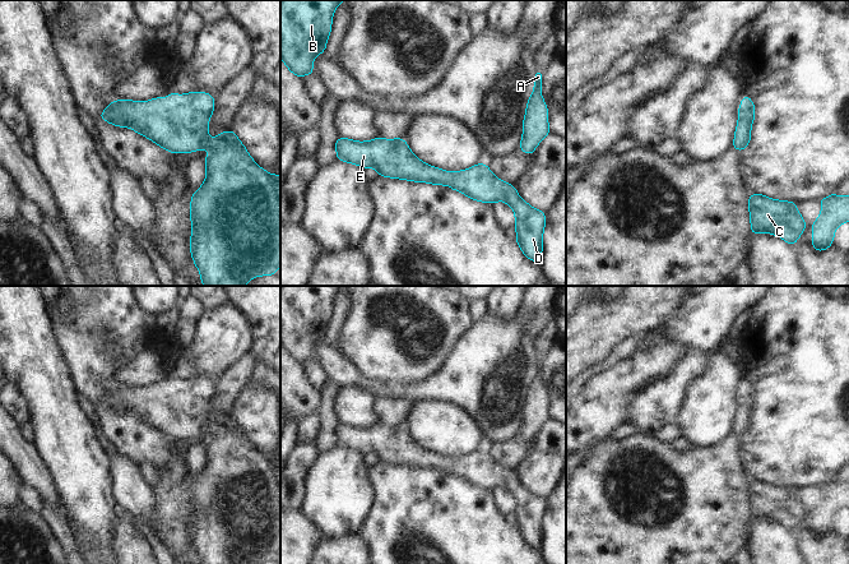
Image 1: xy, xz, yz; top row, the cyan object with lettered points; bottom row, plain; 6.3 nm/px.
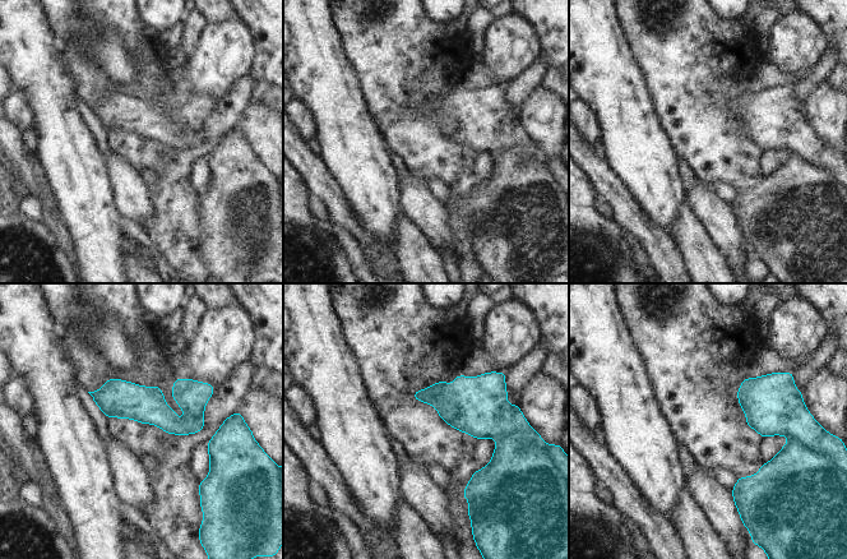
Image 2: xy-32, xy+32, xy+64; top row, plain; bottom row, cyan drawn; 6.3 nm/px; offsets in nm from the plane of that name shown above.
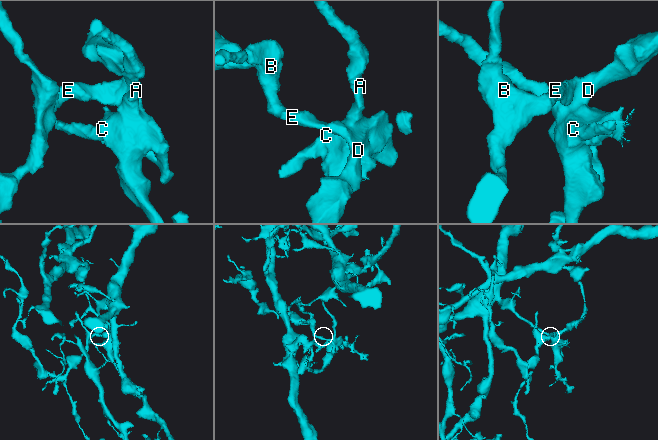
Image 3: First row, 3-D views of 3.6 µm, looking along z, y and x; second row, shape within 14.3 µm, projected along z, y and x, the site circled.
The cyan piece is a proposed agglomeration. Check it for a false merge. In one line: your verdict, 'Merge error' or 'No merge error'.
No merge error

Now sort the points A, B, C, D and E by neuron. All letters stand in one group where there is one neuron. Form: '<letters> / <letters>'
A B C D E

